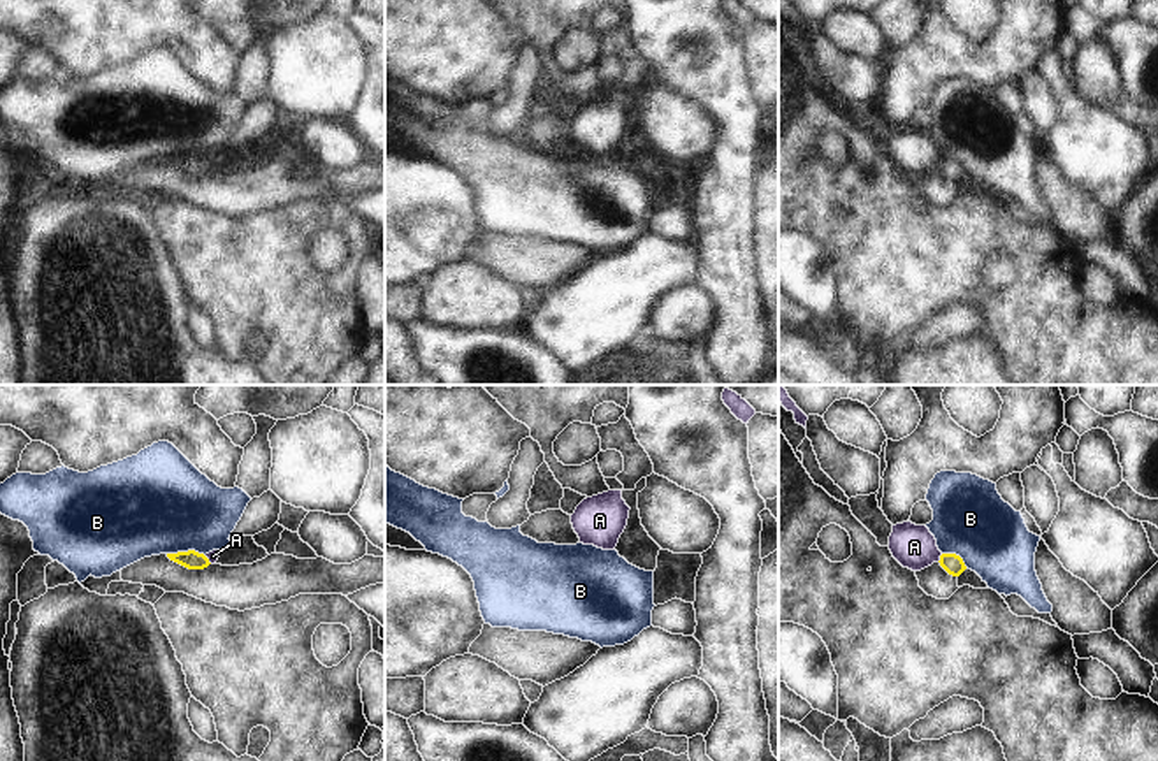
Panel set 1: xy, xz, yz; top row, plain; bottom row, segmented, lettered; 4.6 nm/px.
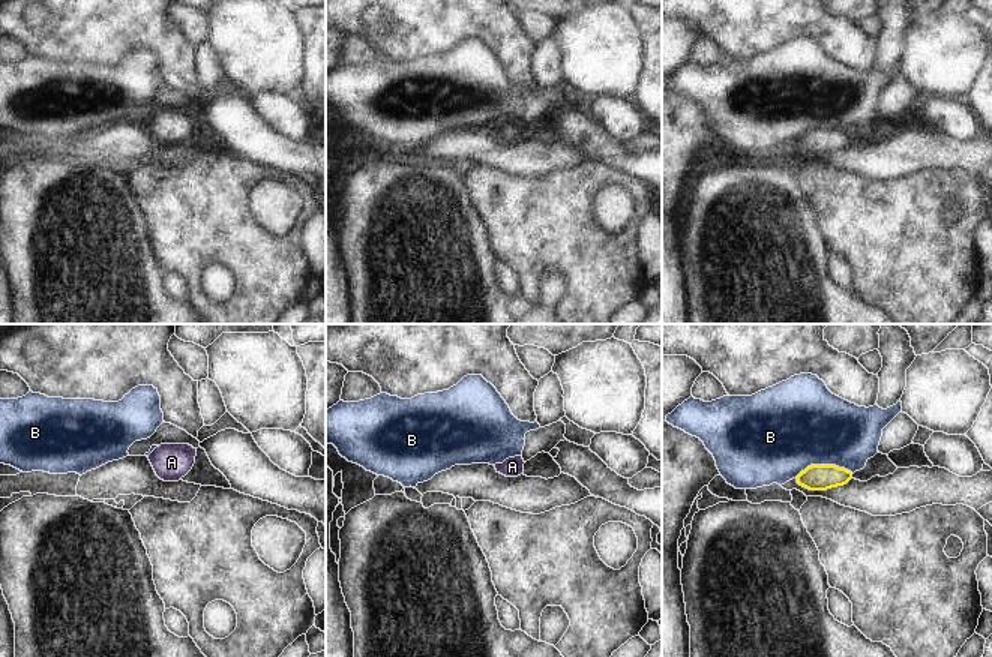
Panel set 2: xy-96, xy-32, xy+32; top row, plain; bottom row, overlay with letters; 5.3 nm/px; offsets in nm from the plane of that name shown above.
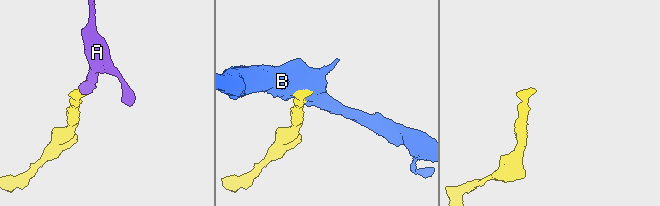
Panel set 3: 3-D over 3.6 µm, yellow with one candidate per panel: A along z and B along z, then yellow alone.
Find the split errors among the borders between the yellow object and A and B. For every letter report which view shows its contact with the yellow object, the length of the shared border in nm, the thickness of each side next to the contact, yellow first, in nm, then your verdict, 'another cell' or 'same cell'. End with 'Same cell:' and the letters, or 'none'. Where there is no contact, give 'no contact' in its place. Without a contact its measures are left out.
A: yz | 50 nm | 90/200 nm | same cell
B: xy | 180 nm | 90/440 nm | another cell
Same cell: A

